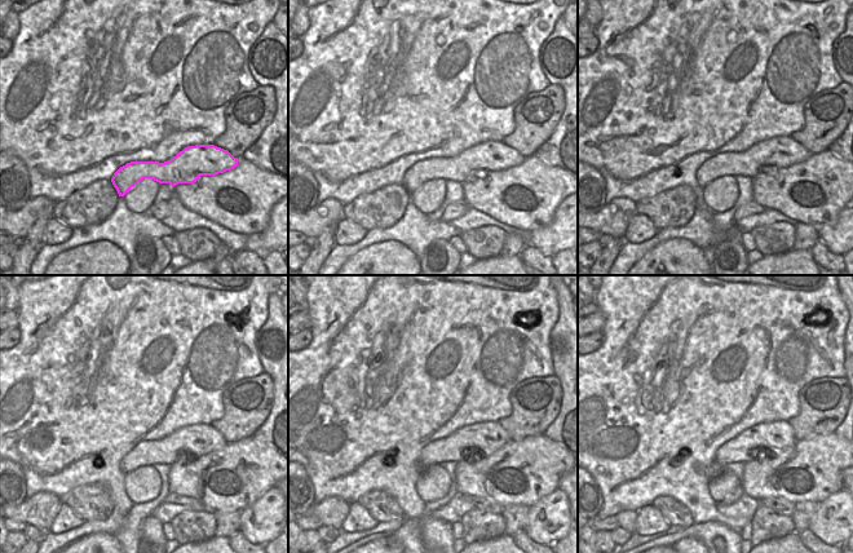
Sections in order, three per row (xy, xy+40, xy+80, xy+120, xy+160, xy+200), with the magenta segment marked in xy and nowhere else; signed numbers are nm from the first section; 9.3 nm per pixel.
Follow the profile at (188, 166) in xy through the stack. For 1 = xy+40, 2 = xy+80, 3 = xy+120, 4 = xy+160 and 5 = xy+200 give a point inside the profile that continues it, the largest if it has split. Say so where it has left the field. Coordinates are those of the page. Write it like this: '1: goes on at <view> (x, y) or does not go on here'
1: goes on at xy+40 (493, 155)
2: goes on at xy+80 (782, 151)
3: goes on at xy+120 (199, 439)
4: goes on at xy+160 (487, 437)
5: goes on at xy+200 (773, 437)

